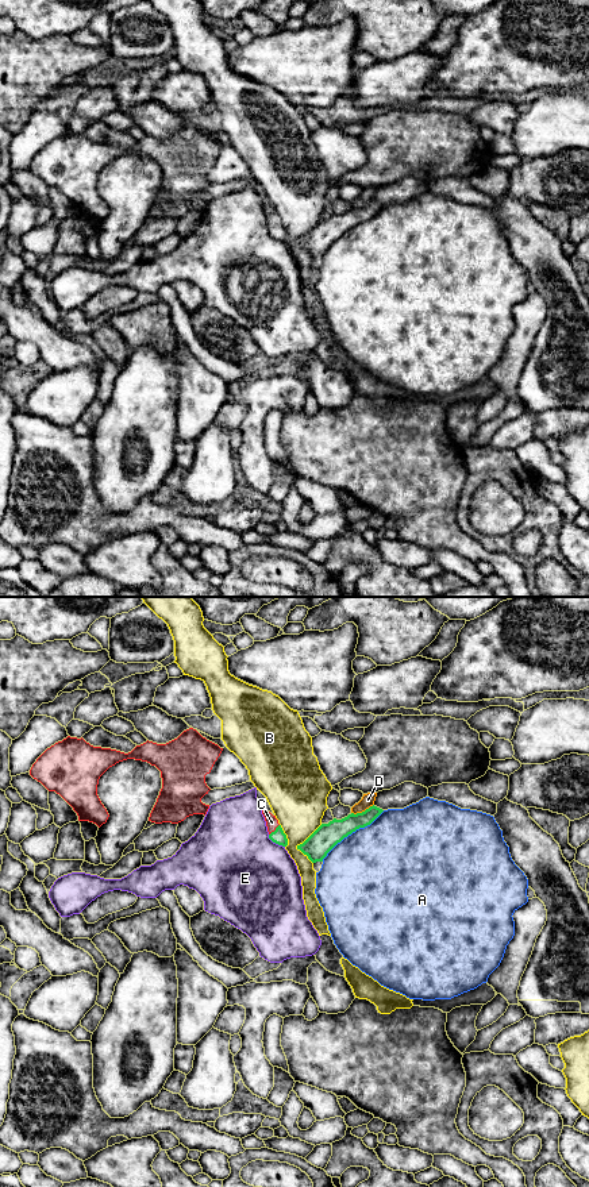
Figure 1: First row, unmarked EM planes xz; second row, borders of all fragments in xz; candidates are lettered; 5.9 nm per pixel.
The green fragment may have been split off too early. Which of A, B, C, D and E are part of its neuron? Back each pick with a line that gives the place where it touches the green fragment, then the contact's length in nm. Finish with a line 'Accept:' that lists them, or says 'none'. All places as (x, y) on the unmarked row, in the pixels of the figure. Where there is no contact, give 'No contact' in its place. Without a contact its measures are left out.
C: Touches green at xz (276, 224). Shared border 90 nm
Accept: C

